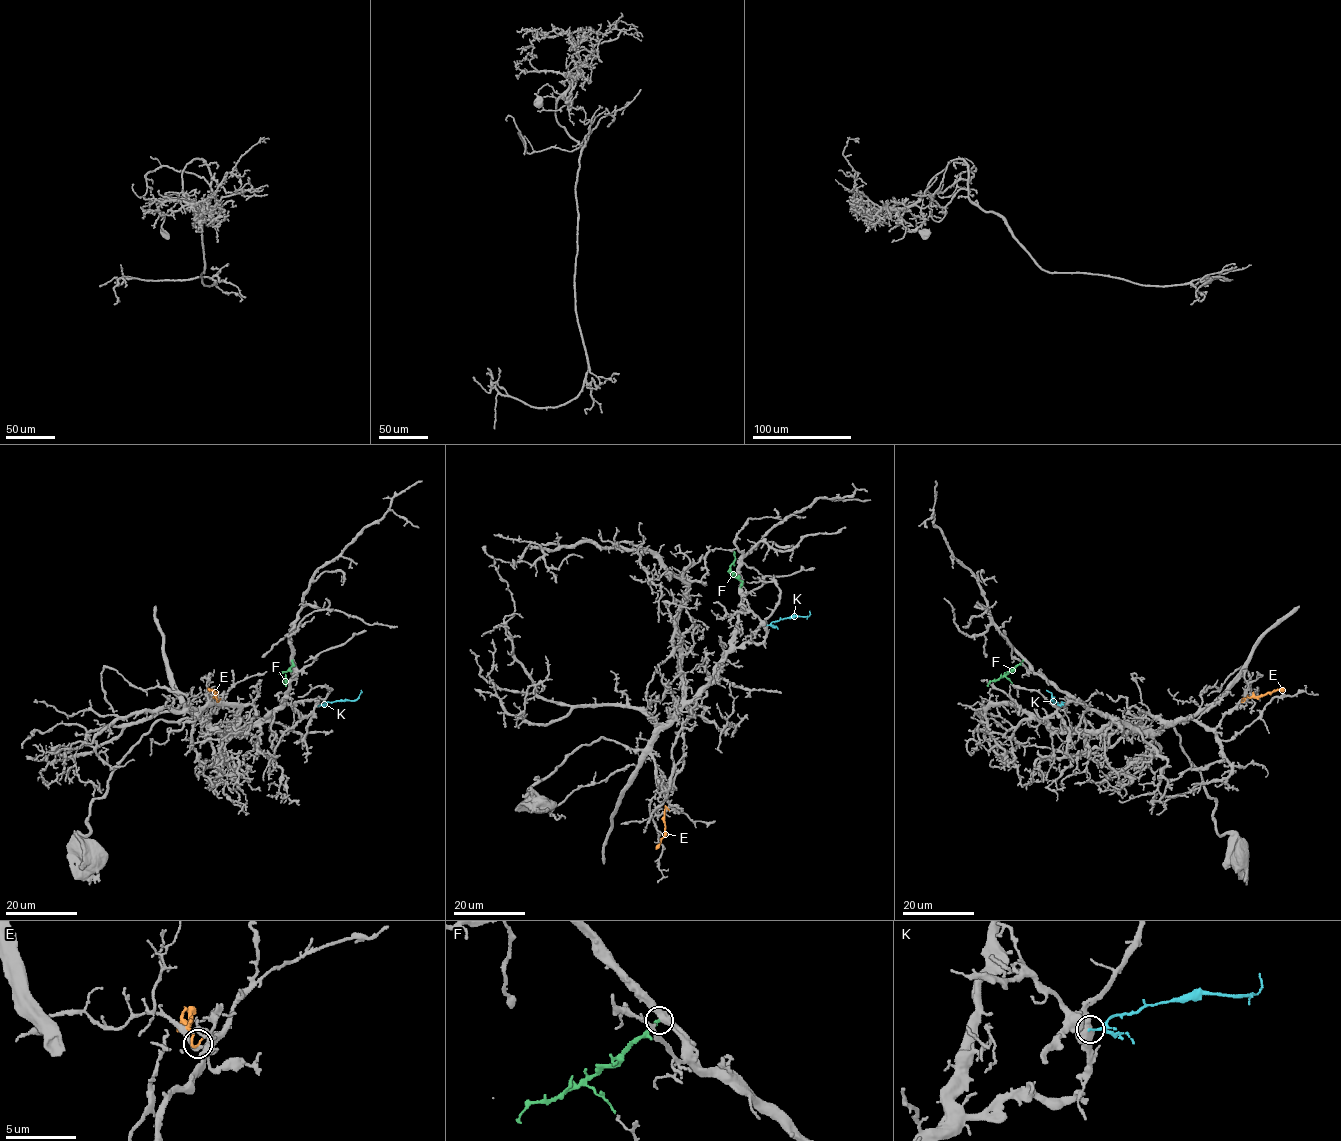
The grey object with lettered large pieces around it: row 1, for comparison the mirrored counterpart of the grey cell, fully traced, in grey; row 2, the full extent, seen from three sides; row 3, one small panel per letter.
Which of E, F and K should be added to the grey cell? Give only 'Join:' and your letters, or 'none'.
Join: F

